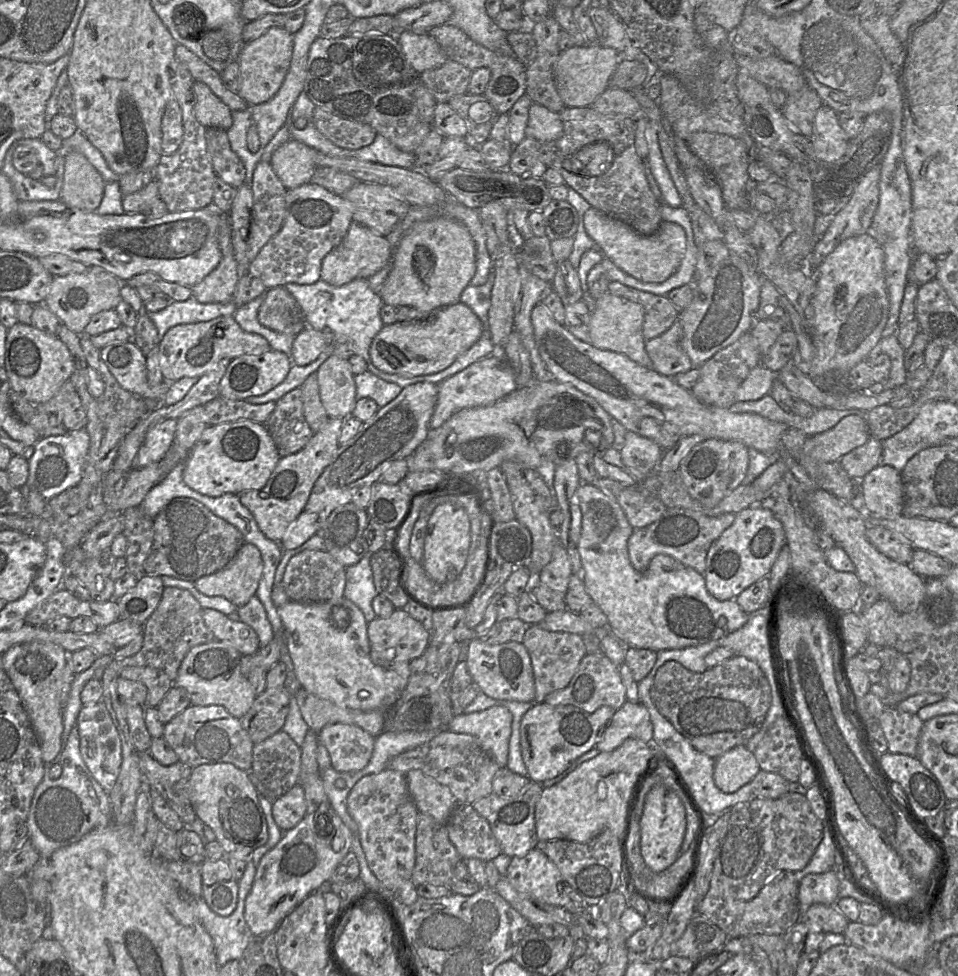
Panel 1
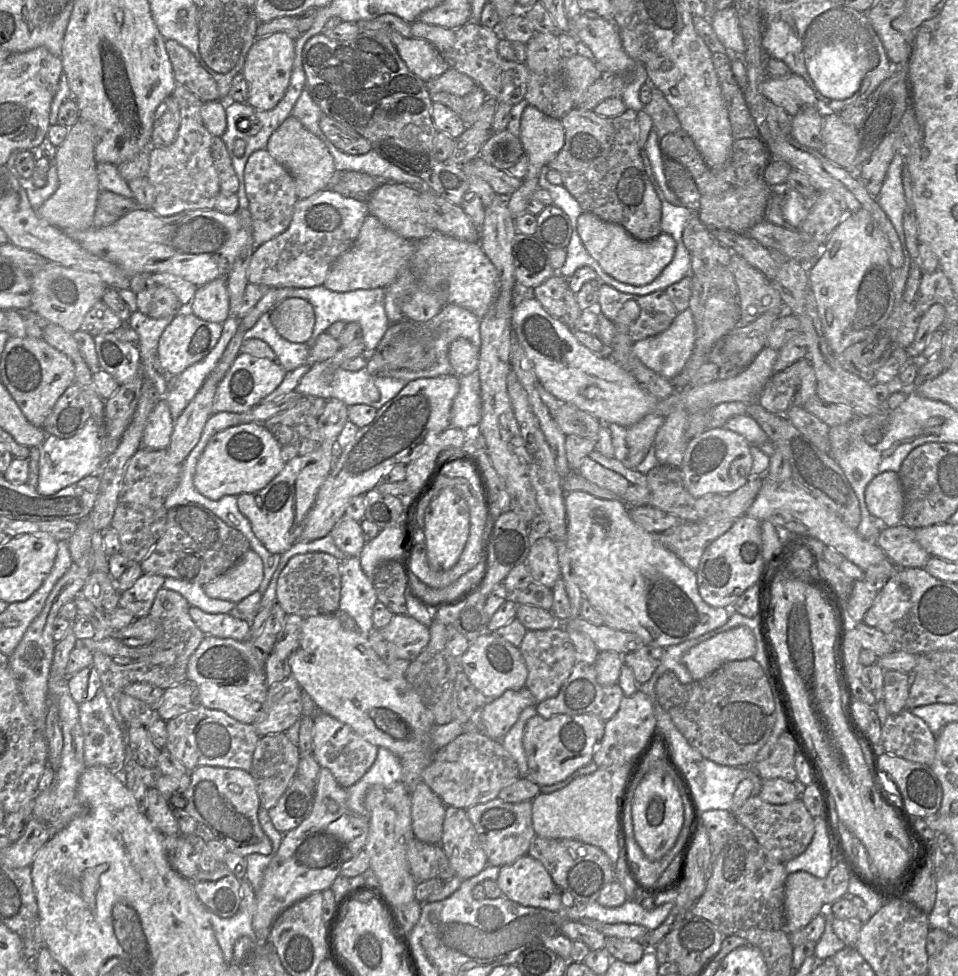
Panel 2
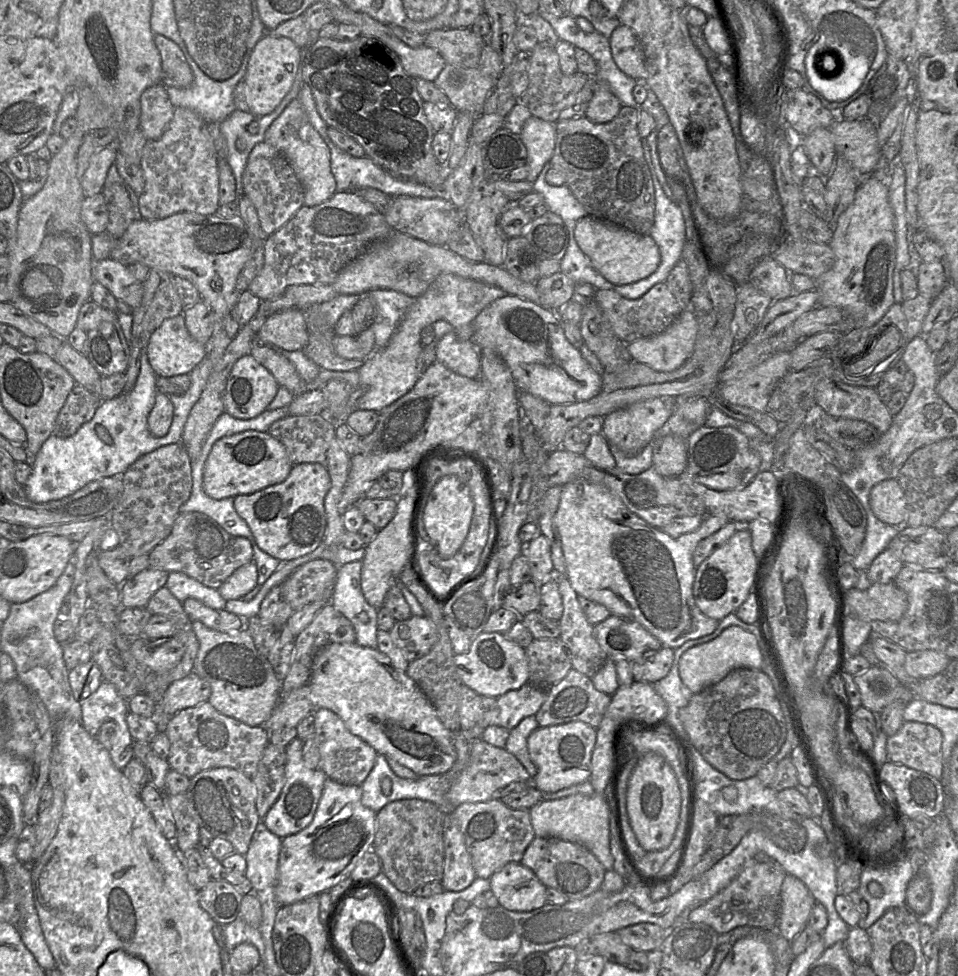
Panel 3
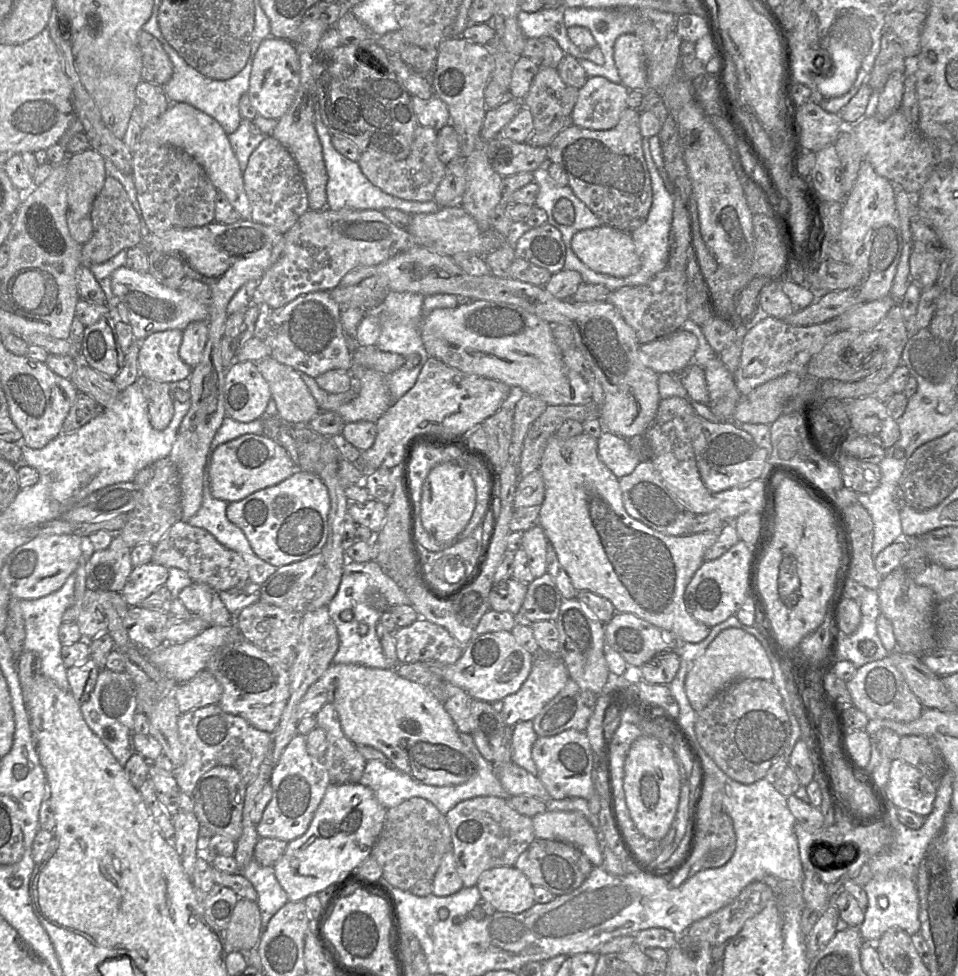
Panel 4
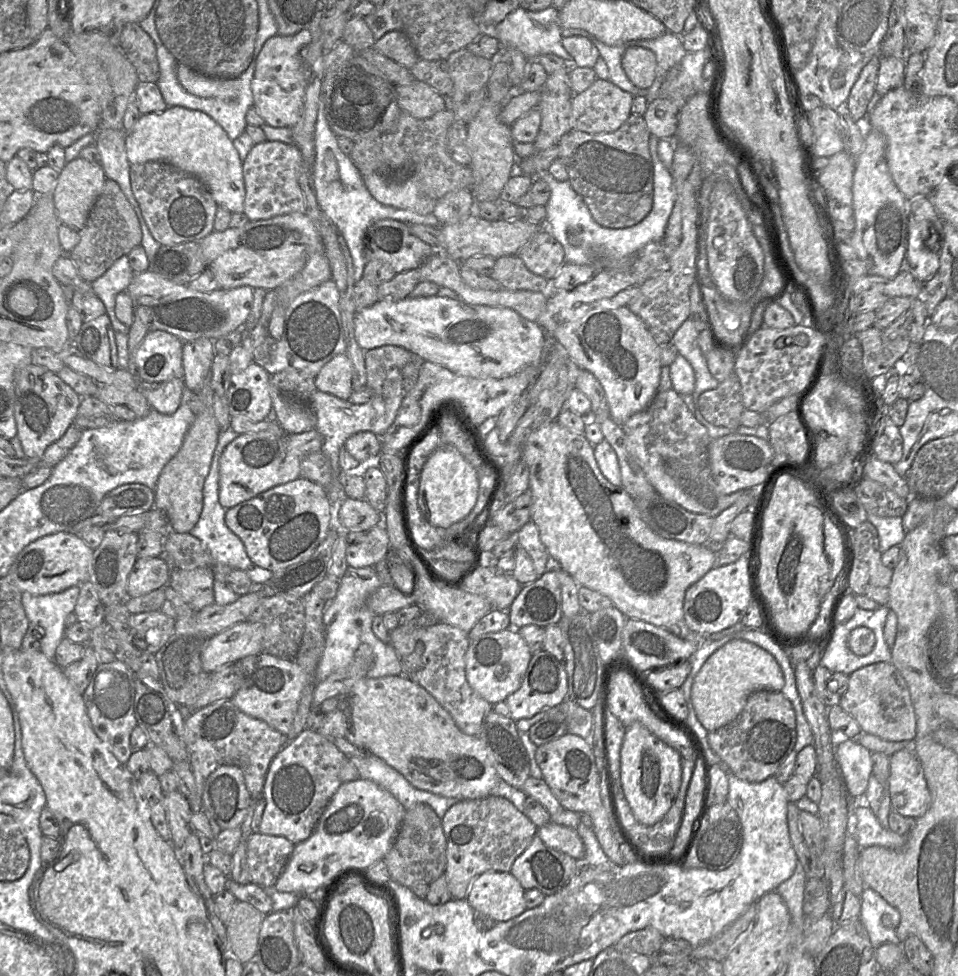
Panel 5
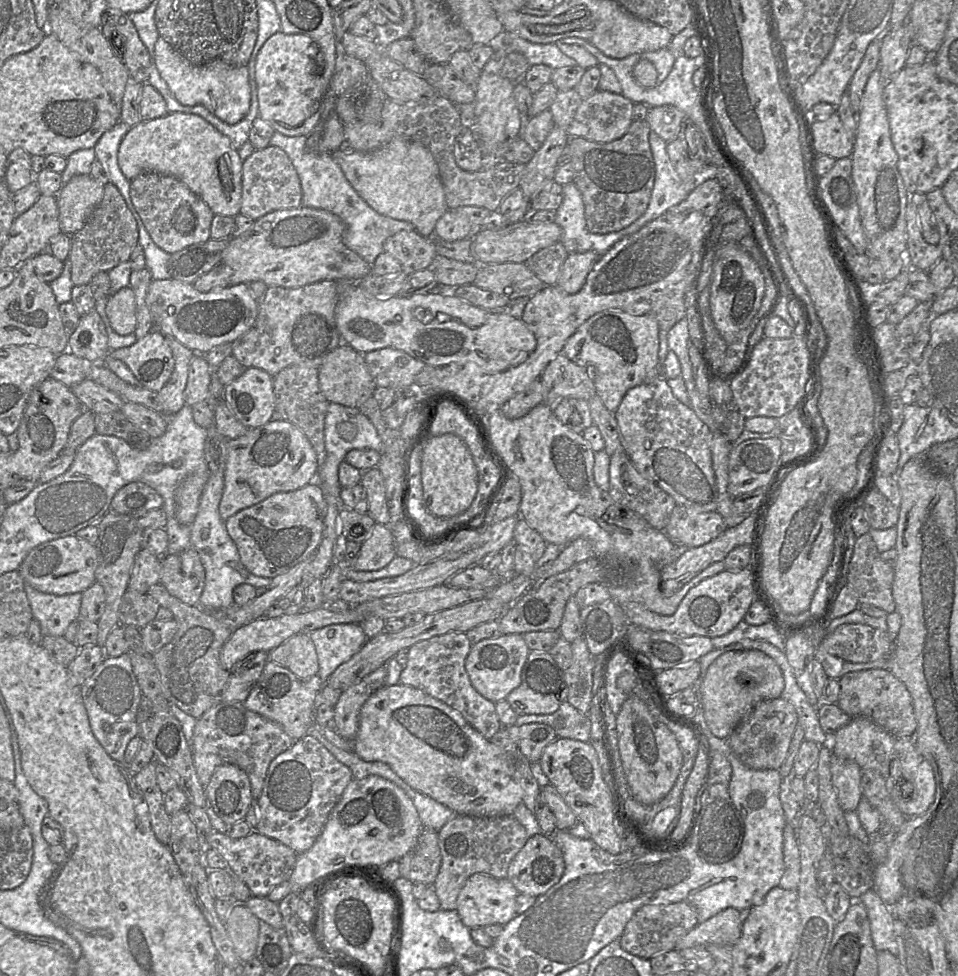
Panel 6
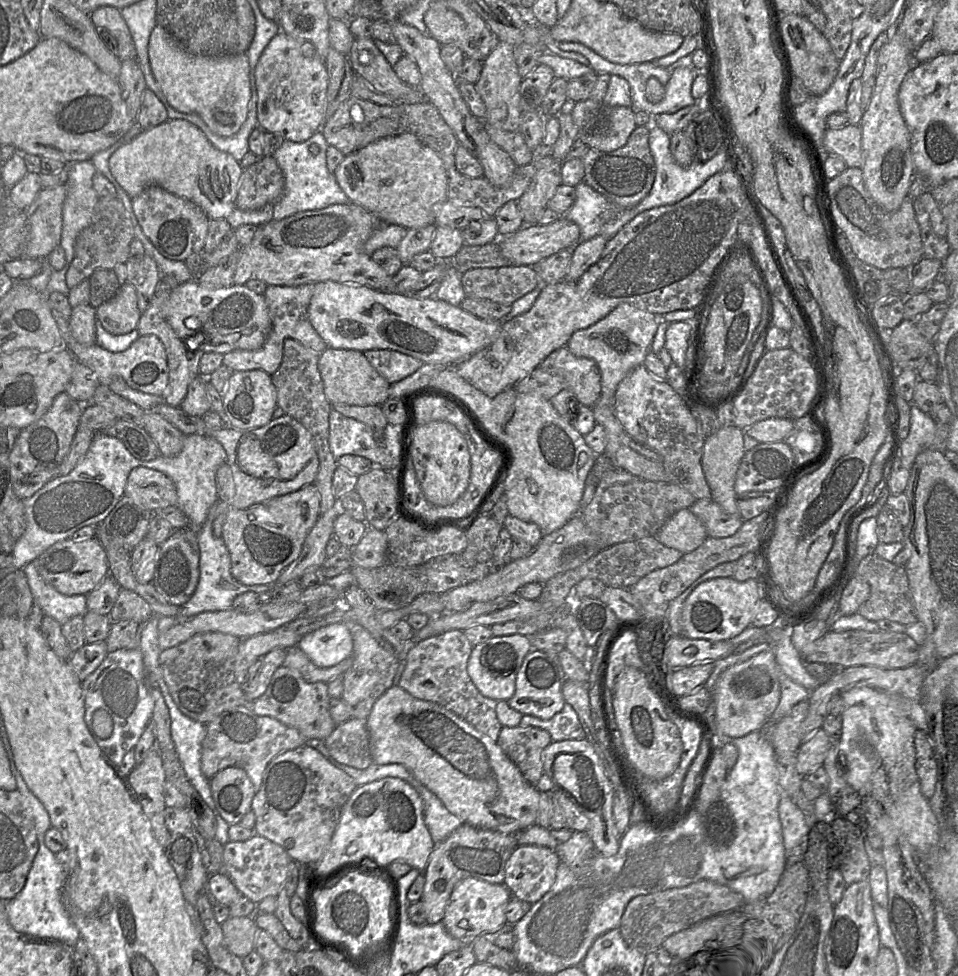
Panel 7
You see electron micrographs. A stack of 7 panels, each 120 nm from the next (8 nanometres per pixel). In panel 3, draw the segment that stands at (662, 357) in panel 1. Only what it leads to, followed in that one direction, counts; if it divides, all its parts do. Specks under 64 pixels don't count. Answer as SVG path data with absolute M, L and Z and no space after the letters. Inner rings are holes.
M692 309L683 310L662 333L627 345L631 359L656 372L672 372L681 367L694 350L698 323Z

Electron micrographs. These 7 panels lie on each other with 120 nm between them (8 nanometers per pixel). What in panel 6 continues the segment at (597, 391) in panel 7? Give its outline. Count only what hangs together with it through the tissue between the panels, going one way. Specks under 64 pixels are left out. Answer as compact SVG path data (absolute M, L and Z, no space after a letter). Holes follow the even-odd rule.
M559 354L544 369L540 381L544 390L544 402L553 407L566 398L588 401L596 395L593 366L581 367L564 354Z

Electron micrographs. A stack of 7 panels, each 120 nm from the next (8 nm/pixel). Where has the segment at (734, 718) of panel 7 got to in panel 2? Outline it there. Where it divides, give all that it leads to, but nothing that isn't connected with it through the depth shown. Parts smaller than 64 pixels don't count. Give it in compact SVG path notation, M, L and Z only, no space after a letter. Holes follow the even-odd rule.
M738 626L699 643L682 657L682 664L693 681L701 680L724 663L753 658L756 639L746 626Z

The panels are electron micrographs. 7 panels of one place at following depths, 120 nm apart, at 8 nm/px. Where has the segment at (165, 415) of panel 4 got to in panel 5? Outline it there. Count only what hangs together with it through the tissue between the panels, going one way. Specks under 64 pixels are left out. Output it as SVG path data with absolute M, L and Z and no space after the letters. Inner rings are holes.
M175 378L161 383L140 381L137 390L152 409L164 415L171 415L180 406L184 387L183 378Z

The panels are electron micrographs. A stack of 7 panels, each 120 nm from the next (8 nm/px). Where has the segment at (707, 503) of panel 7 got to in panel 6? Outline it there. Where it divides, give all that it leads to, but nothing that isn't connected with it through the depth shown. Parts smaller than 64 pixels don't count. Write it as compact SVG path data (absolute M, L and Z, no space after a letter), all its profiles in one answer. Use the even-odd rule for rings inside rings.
M684 505L673 509L664 532L673 541L685 548L704 545L727 529L717 511L695 511Z

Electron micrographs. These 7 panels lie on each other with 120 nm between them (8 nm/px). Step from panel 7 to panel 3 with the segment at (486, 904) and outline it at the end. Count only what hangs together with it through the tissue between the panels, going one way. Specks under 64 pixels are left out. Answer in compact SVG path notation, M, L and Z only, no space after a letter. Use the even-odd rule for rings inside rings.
M510 862L495 872L490 878L490 890L497 897L499 905L510 911L527 912L548 904L547 887L535 873L520 862Z

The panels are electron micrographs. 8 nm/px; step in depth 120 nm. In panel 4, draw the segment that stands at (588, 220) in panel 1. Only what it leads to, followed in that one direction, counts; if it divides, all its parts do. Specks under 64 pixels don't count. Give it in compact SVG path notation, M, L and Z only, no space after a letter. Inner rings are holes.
M609 225L577 232L572 249L584 264L601 274L623 278L640 266L630 233Z

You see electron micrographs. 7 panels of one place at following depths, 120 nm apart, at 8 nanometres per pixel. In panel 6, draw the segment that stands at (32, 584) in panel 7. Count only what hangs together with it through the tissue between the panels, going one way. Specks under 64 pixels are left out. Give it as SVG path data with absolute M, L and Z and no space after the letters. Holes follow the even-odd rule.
M27 583L25 591L43 636L64 636L68 626L80 619L82 593L54 595L40 592Z

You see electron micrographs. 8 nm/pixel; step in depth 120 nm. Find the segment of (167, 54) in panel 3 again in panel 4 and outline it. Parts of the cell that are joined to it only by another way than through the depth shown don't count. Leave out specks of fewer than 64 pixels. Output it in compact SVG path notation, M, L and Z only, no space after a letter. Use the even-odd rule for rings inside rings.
M142 30L138 35L138 44L142 54L142 81L157 85L167 83L173 74L173 65L161 43Z

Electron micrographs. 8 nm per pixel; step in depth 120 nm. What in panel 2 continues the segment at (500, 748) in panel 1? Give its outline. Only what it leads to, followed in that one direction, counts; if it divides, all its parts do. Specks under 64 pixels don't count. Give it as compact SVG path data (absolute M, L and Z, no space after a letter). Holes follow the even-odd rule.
M525 687L507 690L482 707L479 721L485 727L487 737L501 741L516 723L520 713L527 707L536 707L536 704L535 698Z

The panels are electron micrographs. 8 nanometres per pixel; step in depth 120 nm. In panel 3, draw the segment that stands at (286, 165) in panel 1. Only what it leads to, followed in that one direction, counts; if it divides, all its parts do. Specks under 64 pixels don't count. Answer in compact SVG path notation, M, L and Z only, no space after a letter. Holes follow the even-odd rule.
M299 98L294 99L273 121L264 141L281 152L292 166L304 188L305 206L323 204L337 192L336 180L331 172L329 147L311 125Z

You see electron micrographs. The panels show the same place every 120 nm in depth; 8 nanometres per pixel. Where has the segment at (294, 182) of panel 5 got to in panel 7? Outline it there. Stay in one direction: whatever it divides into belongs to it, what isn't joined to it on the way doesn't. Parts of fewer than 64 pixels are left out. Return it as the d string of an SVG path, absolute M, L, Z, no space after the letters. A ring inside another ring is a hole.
M273 156L261 159L243 170L238 184L236 207L241 210L258 210L274 204L282 196L285 180Z

